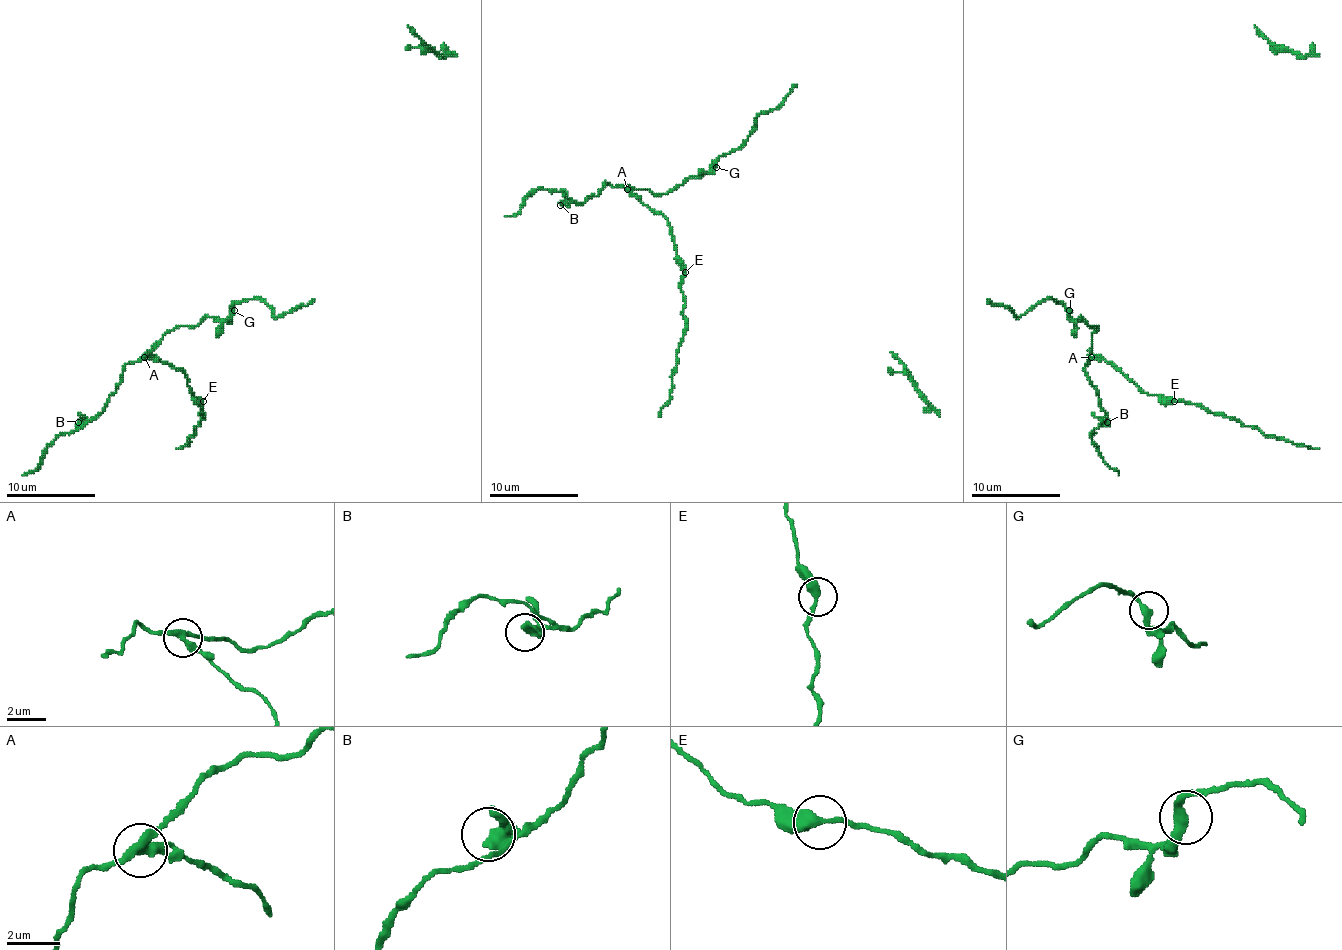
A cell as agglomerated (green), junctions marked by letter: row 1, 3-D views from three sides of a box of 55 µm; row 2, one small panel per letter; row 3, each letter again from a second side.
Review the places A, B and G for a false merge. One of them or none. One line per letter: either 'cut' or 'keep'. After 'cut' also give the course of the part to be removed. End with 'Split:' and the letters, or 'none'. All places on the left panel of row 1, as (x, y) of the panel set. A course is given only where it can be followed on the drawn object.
A: cut; foreign part runs (145, 357), (158, 357), (185, 375), (200, 401), (203, 417), (187, 444), (176, 448)
B: keep
G: keep
Split: A

